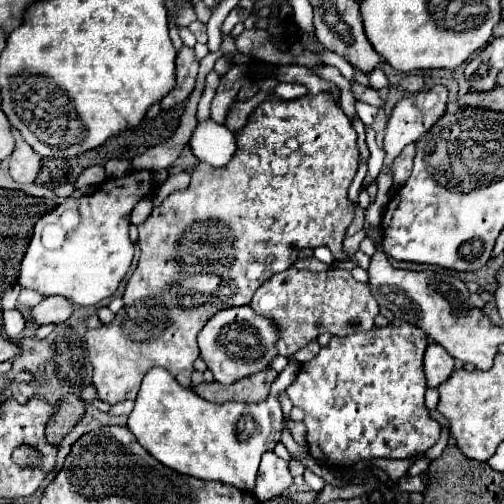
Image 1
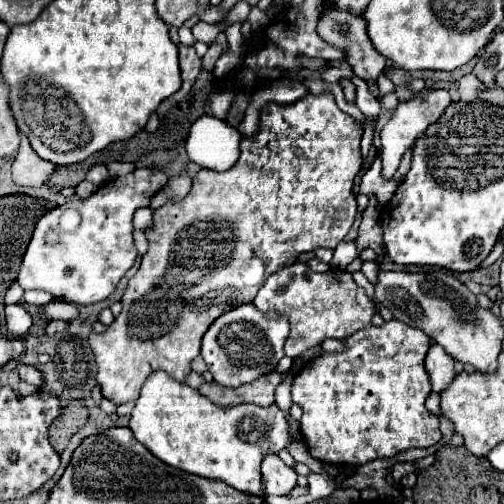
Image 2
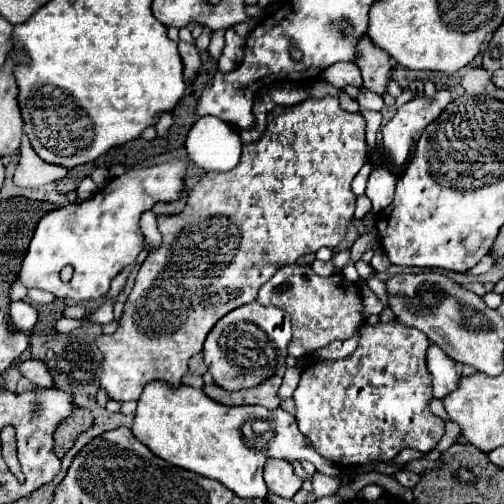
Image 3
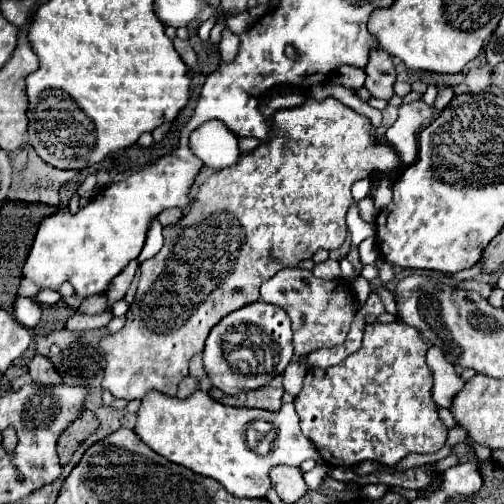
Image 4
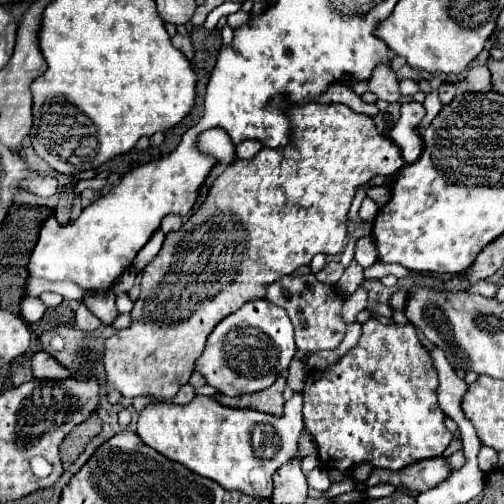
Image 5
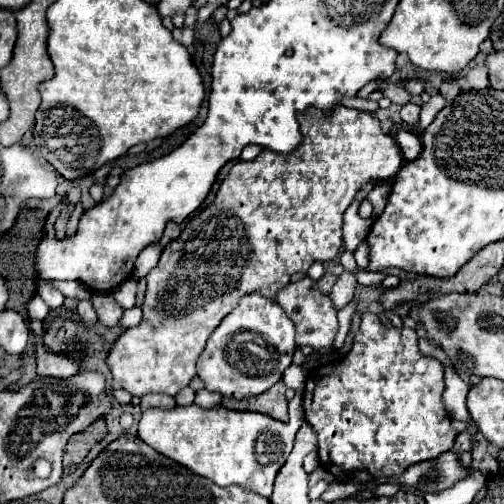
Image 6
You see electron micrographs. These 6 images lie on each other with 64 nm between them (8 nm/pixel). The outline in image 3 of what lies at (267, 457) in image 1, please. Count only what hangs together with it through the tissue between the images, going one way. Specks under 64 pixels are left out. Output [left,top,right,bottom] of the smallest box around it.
[264,460,302,500]

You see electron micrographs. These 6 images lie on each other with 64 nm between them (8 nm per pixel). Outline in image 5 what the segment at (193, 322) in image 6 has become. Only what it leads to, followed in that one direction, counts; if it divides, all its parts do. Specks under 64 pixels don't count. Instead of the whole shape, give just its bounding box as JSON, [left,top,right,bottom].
[104,102,404,400]

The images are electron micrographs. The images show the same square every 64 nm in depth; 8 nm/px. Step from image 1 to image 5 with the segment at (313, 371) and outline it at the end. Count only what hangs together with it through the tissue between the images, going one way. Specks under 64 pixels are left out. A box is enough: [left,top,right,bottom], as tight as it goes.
[302,318,452,470]

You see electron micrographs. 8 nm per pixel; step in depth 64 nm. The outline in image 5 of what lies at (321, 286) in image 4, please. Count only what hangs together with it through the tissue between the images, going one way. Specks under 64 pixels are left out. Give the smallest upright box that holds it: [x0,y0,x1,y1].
[266,274,348,354]

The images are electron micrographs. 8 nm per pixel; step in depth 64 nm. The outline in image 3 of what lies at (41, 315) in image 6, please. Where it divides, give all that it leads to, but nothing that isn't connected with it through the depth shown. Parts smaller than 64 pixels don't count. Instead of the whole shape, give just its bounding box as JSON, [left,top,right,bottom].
[8,302,38,332]

